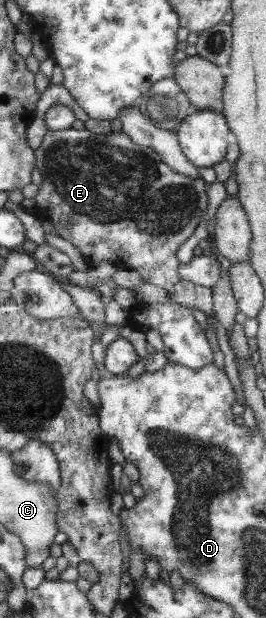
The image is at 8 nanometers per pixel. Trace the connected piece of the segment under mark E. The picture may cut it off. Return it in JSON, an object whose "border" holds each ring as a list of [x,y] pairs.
{"border":[[[86,128],[75,130],[47,131],[41,146],[35,151],[38,157],[36,168],[43,176],[43,186],[32,203],[42,217],[53,223],[53,232],[71,242],[90,267],[103,260],[117,269],[131,269],[138,272],[145,283],[163,288],[171,303],[185,308],[201,310],[213,315],[214,297],[212,290],[190,281],[181,280],[177,274],[177,248],[195,232],[207,214],[207,188],[203,180],[183,176],[175,172],[155,152],[155,149],[137,146],[126,133],[91,133]]]}

